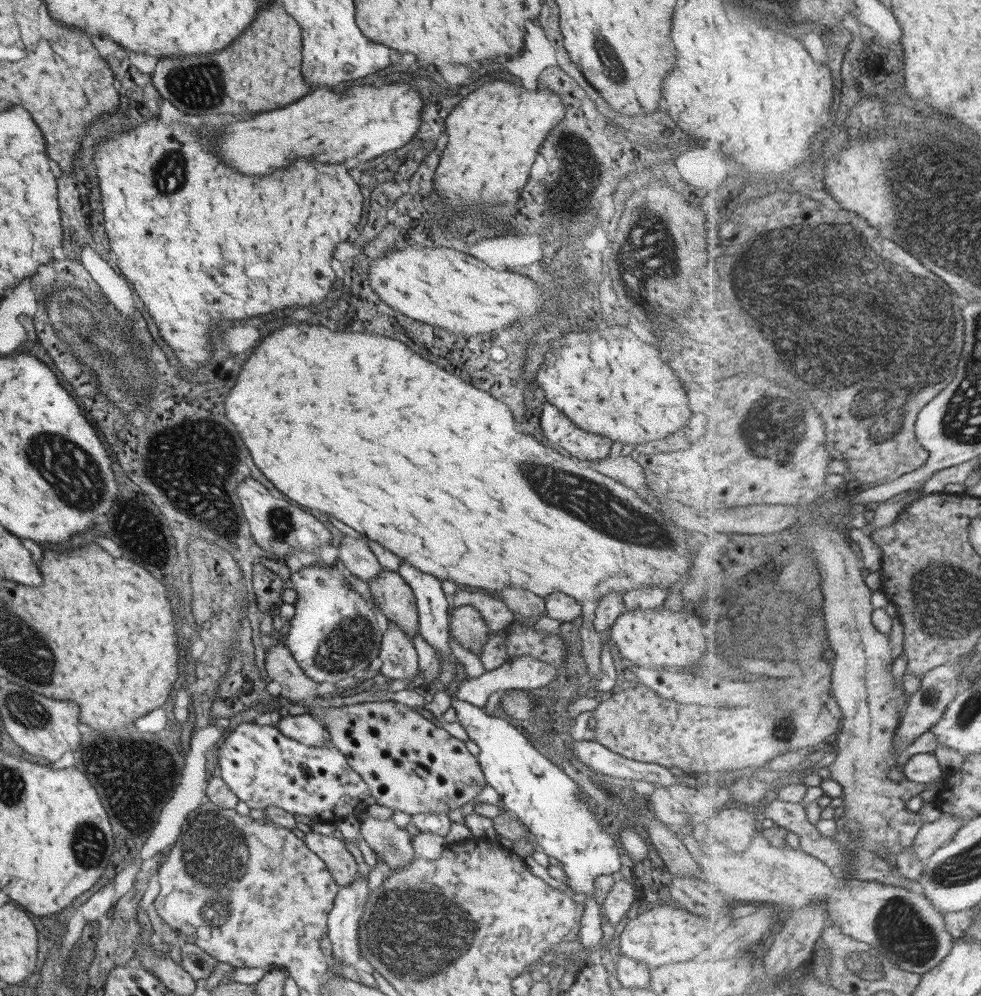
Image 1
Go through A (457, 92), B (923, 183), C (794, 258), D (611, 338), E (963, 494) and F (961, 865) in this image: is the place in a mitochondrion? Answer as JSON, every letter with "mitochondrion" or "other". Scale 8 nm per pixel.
{"A":"other","B":"mitochondrion","C":"mitochondrion","D":"other","E":"other","F":"mitochondrion"}

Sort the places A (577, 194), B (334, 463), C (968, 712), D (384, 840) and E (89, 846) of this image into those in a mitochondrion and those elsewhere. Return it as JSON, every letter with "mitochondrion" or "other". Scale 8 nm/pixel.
{"A":"other","B":"other","C":"mitochondrion","D":"mitochondrion","E":"mitochondrion"}

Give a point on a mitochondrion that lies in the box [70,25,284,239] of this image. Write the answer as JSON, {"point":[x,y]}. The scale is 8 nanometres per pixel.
{"point":[209,74]}

